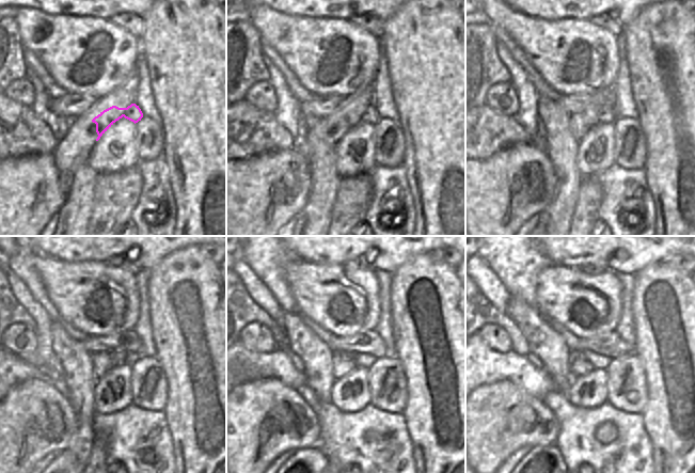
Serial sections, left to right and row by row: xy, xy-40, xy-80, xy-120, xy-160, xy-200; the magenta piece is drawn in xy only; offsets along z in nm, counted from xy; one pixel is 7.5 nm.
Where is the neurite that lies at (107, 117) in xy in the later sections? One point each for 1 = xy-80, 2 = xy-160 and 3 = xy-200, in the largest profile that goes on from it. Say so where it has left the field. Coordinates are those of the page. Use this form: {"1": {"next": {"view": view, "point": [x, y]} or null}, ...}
{"1": {"next": {"view": "xy-80", "point": [584, 121]}}, "2": {"next": {"view": "xy-160", "point": [344, 363]}}, "3": {"next": {"view": "xy-200", "point": [579, 364]}}}

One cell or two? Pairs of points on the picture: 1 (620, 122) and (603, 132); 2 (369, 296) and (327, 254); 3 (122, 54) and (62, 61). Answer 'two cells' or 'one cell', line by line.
1: two cells
2: two cells
3: one cell

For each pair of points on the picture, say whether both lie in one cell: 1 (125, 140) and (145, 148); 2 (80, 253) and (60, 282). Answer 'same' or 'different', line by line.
1: different
2: different

